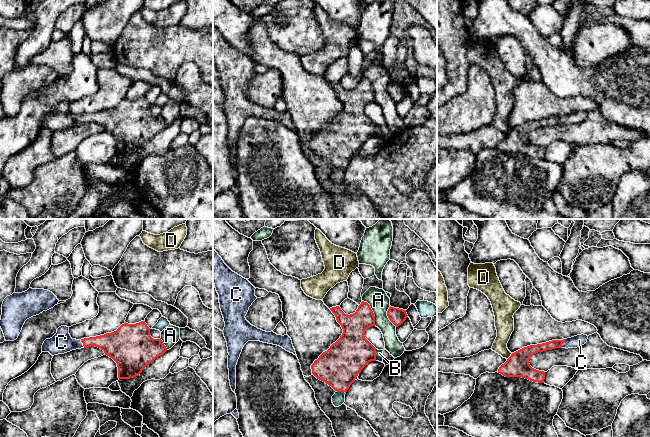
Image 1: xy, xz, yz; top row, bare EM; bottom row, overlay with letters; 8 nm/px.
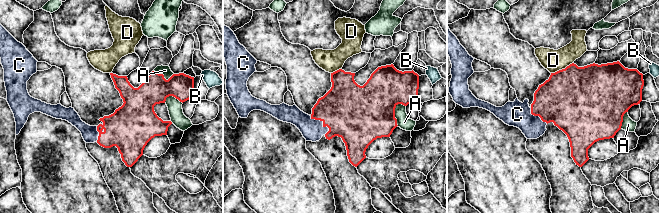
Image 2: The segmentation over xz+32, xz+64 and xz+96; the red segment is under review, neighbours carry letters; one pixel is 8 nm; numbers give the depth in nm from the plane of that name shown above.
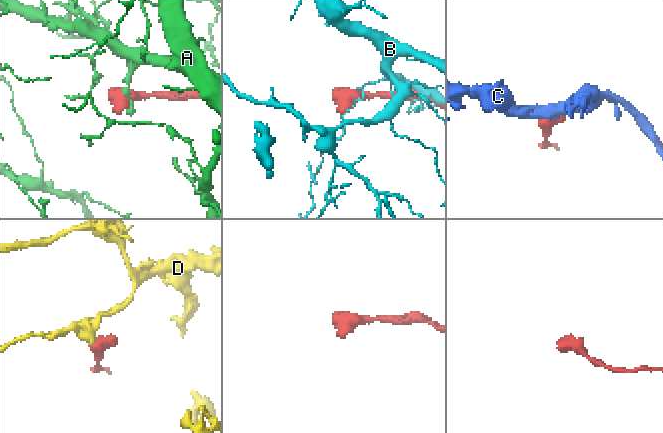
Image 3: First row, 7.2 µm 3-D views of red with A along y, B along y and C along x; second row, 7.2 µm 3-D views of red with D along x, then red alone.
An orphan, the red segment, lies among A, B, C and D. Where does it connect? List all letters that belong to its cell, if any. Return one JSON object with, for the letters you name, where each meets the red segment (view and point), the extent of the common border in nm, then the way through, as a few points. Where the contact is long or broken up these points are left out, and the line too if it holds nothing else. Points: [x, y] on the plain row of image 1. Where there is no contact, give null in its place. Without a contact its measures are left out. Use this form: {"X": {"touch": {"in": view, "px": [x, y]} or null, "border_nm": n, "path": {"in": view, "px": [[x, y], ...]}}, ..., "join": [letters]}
{"C": {"touch": {"in": "yz", "px": [563, 118]}, "border_nm": 80, "path": {"in": "yz", "px": [[533, 125], [563, 118], [579, 116]]}}, "join": ["C"]}

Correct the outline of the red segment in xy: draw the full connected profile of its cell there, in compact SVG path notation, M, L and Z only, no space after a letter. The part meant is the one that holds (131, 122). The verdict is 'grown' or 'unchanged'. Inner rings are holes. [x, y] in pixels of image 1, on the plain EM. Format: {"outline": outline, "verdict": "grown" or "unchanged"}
{"outline": "M141 97L136 100L125 98L114 108L81 116L72 115L69 103L61 102L52 114L44 117L42 128L54 132L91 122L100 124L117 139L119 155L138 152L146 142L167 127L161 114L153 115L150 104L145 97Z", "verdict": "grown"}

